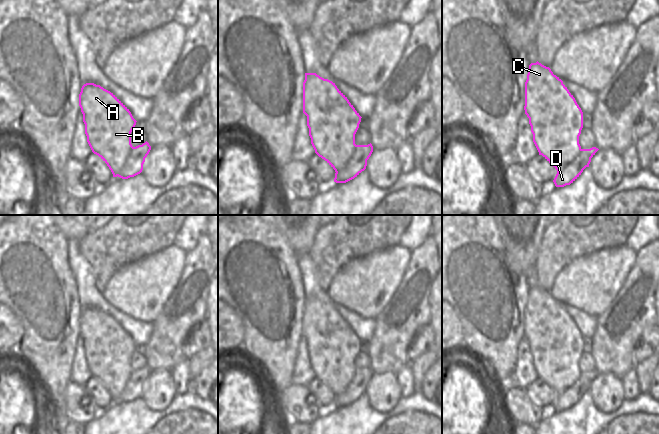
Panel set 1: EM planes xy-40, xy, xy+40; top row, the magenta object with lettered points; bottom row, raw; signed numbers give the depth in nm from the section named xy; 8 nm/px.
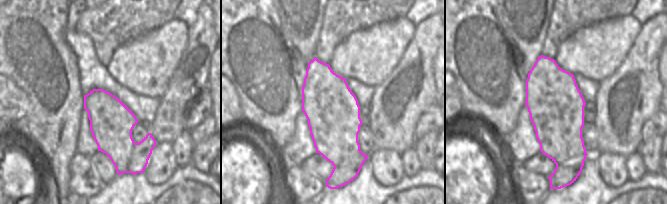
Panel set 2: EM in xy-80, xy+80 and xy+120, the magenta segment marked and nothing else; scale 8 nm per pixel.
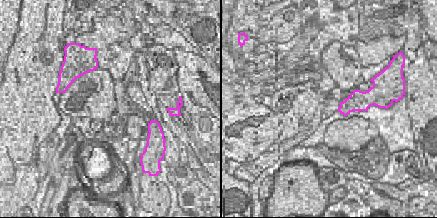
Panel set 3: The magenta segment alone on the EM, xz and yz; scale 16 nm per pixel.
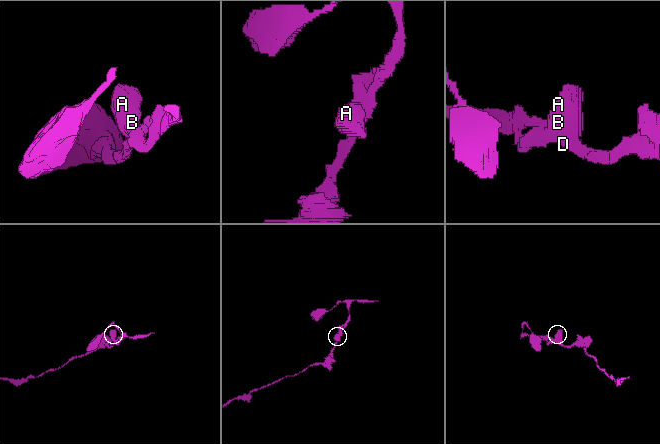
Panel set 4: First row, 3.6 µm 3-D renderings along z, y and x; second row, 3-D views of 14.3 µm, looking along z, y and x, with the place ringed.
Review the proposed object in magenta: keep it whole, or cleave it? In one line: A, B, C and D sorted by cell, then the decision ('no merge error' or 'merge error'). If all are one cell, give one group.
A B C D | no merge error

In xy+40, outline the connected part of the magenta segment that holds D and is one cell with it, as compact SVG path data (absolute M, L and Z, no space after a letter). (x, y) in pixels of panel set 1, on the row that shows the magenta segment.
M531 63L525 82L525 114L529 118L533 142L539 152L556 170L553 180L556 187L573 183L589 167L596 147L582 149L579 136L583 128L583 112L563 81L549 67Z

